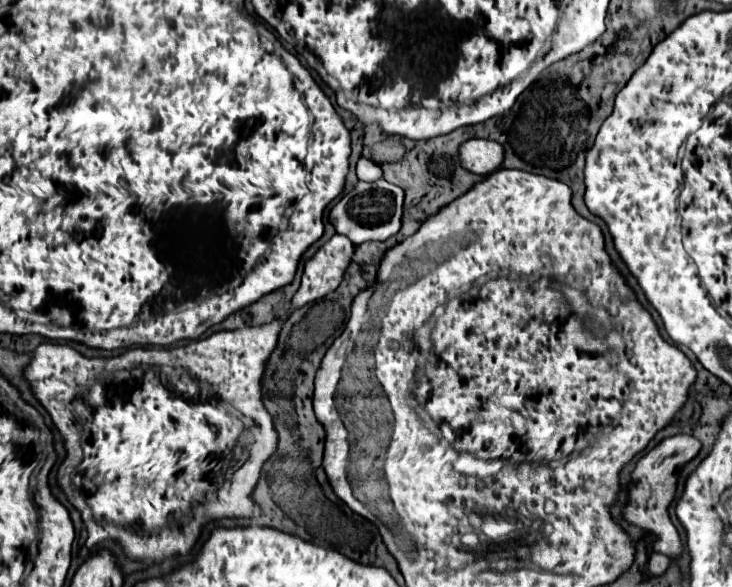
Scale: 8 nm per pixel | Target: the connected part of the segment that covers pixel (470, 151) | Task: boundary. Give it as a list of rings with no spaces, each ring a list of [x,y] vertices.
[[[470,139],[460,147],[460,161],[476,175],[490,175],[502,165],[504,149],[496,141]]]

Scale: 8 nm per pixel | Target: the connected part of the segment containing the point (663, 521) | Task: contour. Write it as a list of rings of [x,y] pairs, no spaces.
[[[674,435],[658,443],[652,451],[648,451],[638,463],[632,473],[632,487],[630,487],[630,503],[624,507],[624,515],[630,523],[652,531],[658,535],[658,539],[664,539],[664,553],[672,559],[682,557],[682,539],[678,535],[678,529],[672,525],[668,517],[668,508],[676,497],[676,467],[686,465],[700,453],[702,443],[692,435]]]

